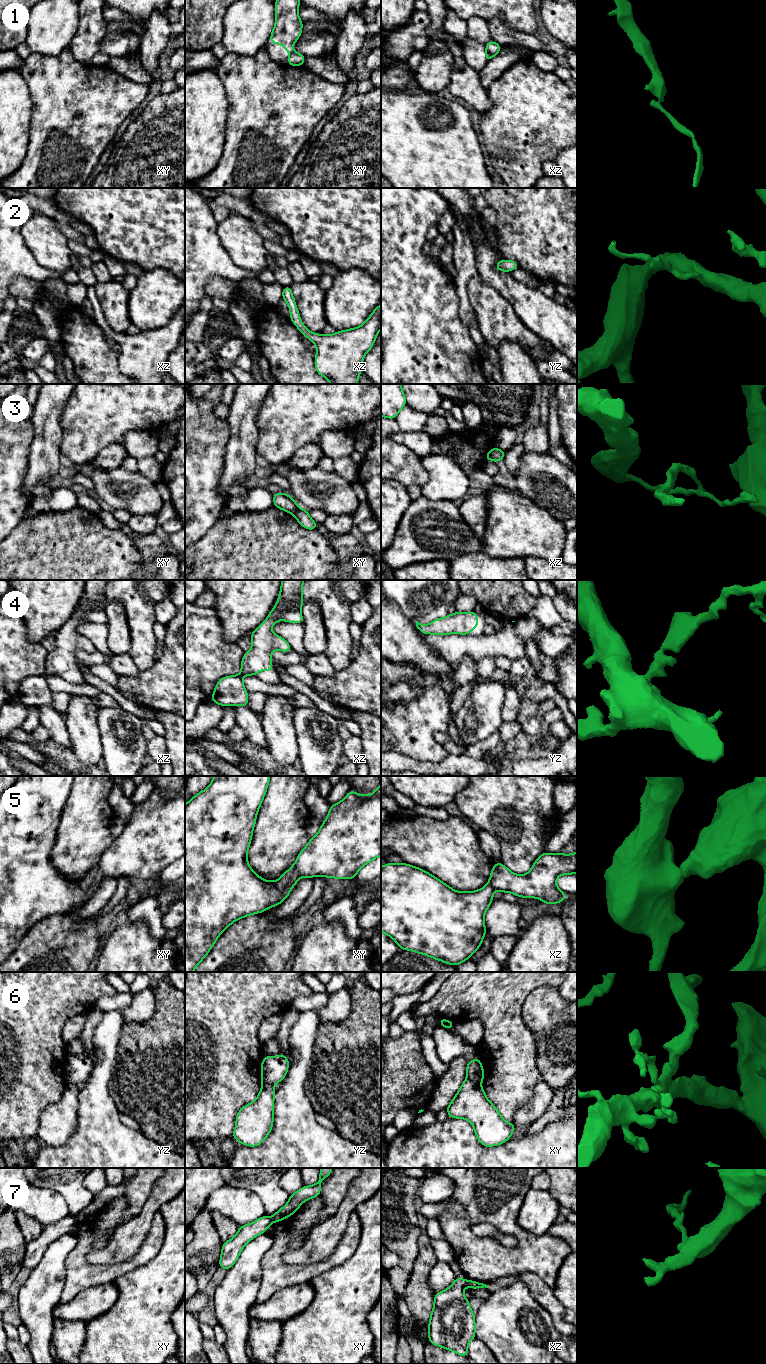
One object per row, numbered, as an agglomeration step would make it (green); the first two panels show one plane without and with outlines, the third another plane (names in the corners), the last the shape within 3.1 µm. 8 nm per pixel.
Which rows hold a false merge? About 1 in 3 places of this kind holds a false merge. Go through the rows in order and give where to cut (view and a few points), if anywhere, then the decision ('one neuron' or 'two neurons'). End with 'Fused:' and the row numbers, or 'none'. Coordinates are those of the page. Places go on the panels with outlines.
1: xy (293, 51), (290, 54) | two neurons
2: xz (296, 315), (293, 318), (293, 323) | two neurons
3: xy (298, 507), (293, 514) | two neurons
4: no cut | one neuron
5: xy (293, 865), (300, 876) | two neurons
6: xy (467, 1078), (479, 1083) | two neurons
7: xz (468, 1280), (466, 1285) | two neurons
Fused: 1, 2, 3, 5, 6, 7

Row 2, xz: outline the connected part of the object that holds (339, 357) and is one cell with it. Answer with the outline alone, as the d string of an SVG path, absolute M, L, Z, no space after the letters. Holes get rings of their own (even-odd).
M381 304L360 327L332 335L309 331L297 316L293 322L300 333L317 346L315 369L319 375L331 384L357 384L364 356L372 349L381 329Z

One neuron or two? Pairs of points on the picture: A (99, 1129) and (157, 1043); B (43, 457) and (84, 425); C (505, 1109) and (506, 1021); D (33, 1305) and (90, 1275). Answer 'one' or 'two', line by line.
A: two
B: two
C: one
D: two

